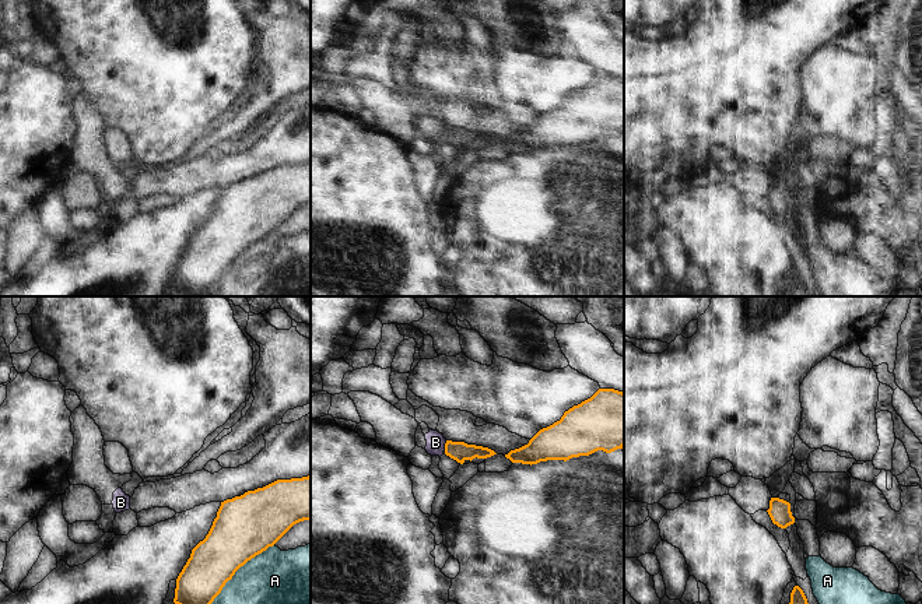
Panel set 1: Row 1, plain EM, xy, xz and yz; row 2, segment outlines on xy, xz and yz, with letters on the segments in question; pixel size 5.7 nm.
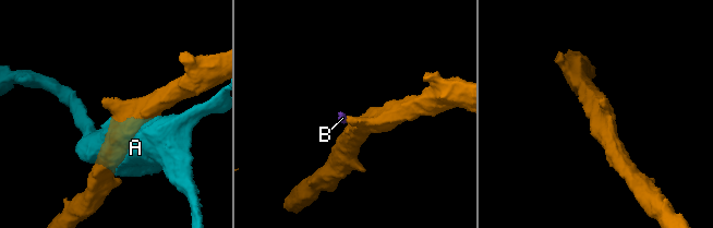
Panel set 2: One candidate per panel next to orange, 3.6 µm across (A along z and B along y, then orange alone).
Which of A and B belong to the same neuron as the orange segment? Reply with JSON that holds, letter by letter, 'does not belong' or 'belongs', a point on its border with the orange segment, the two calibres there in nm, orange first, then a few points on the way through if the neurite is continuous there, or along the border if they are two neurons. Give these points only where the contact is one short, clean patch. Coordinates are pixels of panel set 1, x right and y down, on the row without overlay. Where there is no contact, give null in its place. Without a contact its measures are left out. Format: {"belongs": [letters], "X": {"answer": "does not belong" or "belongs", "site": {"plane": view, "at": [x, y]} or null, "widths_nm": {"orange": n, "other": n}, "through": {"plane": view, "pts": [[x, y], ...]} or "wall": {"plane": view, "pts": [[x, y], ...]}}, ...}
{"belongs": ["B"], "A": {"answer": "does not belong", "site": {"plane": "xy", "at": [238, 255]}, "widths_nm": {"orange": 360, "other": 480}}, "B": {"answer": "belongs", "site": {"plane": "xz", "at": [445, 132]}, "widths_nm": {"orange": 110, "other": 110}, "through": {"plane": "xz", "pts": [[458, 137], [445, 132], [435, 129]]}}}

